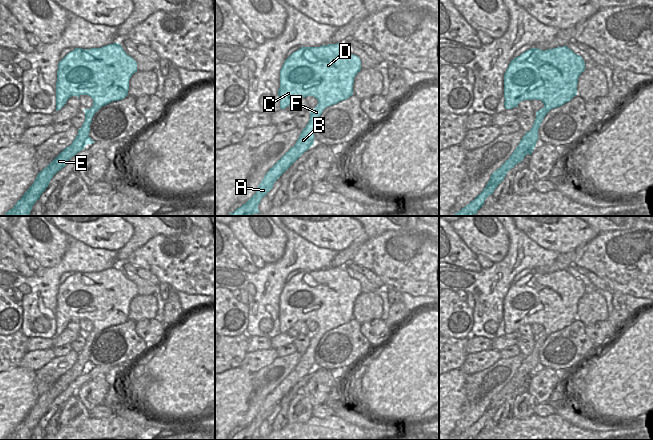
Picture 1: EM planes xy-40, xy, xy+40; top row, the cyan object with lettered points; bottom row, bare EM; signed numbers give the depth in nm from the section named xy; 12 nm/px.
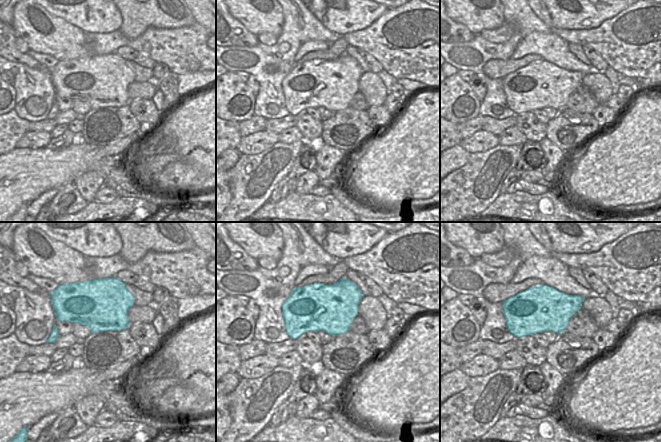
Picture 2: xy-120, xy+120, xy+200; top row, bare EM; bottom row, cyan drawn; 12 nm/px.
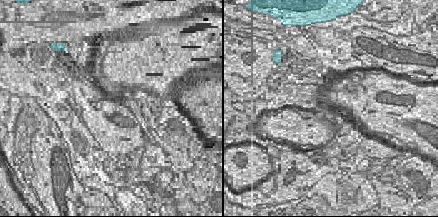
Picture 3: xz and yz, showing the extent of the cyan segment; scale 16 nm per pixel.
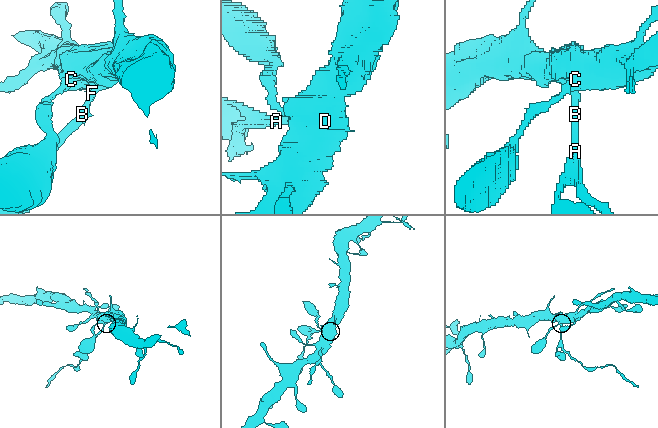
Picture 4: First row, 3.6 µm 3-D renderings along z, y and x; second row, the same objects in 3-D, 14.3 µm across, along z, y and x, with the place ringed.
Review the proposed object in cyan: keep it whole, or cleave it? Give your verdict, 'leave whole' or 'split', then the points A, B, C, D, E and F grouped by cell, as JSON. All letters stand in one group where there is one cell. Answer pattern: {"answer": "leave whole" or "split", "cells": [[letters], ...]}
{"answer": "split", "cells": [["A", "E"], ["B", "C", "D", "F"]]}

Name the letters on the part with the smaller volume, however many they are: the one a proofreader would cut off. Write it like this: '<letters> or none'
A, E

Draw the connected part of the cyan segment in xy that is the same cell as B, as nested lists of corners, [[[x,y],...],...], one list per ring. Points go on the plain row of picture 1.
[[[328,268],[320,271],[301,271],[293,276],[285,285],[280,294],[280,333],[285,333],[298,321],[313,320],[318,324],[317,330],[310,335],[310,343],[306,351],[302,354],[296,371],[302,375],[307,375],[314,367],[314,352],[325,332],[335,329],[353,319],[354,302],[361,294],[361,284],[358,280],[351,278],[344,268]]]

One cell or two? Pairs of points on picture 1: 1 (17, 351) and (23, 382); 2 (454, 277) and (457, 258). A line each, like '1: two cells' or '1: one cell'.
1: two cells
2: two cells

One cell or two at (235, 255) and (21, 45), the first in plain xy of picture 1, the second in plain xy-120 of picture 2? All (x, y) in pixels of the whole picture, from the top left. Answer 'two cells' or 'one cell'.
two cells

